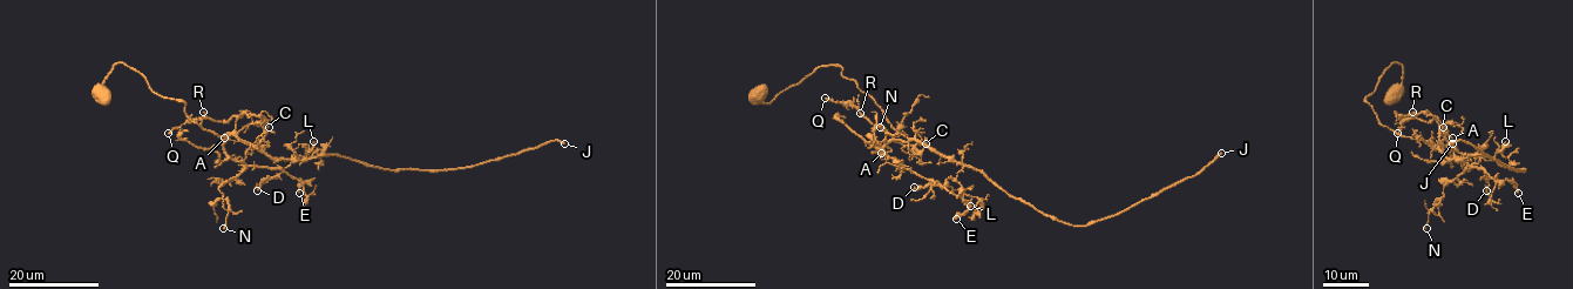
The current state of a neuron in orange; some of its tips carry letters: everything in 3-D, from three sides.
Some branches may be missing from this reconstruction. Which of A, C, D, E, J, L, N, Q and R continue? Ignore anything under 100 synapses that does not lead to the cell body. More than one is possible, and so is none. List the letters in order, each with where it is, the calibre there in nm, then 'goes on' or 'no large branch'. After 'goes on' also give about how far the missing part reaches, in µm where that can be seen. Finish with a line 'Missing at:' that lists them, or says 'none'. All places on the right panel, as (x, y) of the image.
A: (1452, 138) | 130 nm | no large branch
C: (1443, 127) | 60 nm | no large branch
D: (1486, 190) | 130 nm | no large branch
E: (1518, 193) | 190 nm | no large branch
J: (1452, 143) | 280 nm | goes on | 70 µm
L: (1505, 141) | 100 nm | no large branch
N: (1426, 228) | 130 nm | no large branch
Q: (1397, 133) | 150 nm | no large branch
R: (1412, 112) | 180 nm | no large branch
Missing at: J

